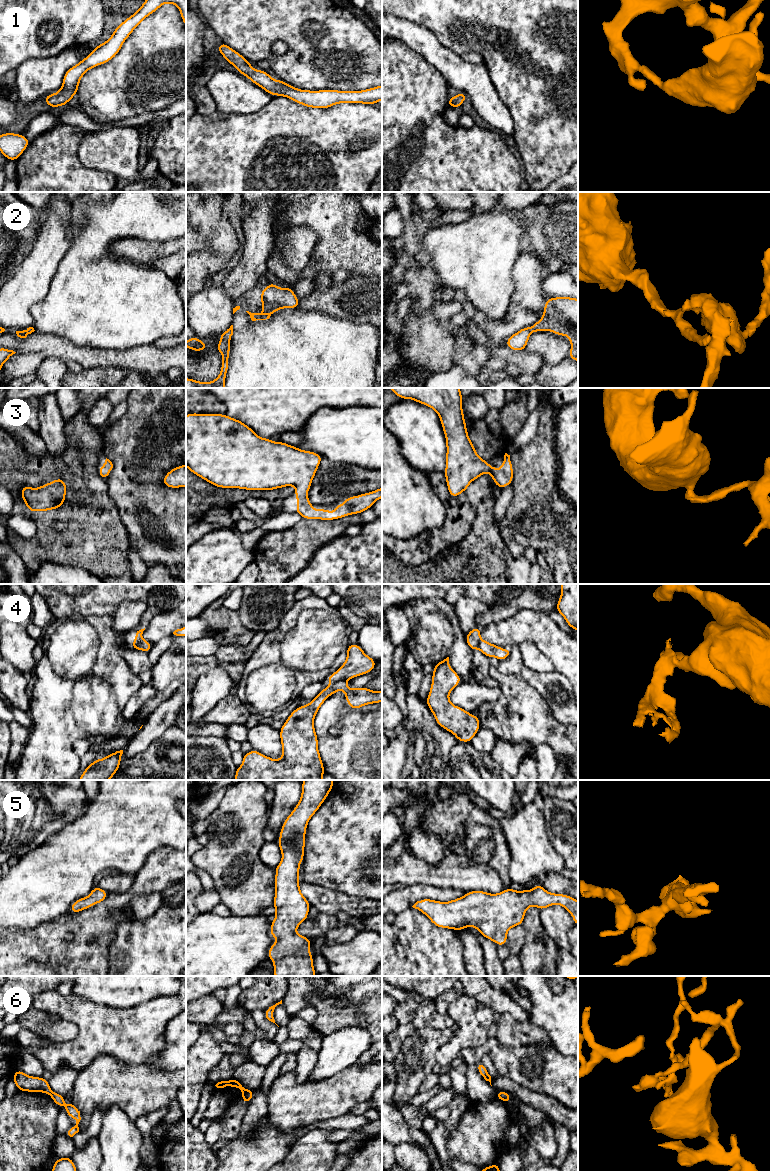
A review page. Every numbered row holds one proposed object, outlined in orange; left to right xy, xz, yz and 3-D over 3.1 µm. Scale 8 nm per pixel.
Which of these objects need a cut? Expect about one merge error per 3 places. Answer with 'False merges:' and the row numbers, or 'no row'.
False merges: 2, 4, 6

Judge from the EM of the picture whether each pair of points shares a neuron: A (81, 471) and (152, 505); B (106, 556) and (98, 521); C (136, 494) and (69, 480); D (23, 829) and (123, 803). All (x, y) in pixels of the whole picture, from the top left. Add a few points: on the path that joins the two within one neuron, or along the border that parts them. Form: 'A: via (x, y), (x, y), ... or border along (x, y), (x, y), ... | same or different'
A: border along (105, 480), (108, 486), (108, 495), (116, 505) | different
B: via (106, 547), (105, 530) | same
C: border along (105, 480), (108, 486), (108, 495), (118, 509) | different
D: border along (89, 803), (79, 816), (61, 827) | different

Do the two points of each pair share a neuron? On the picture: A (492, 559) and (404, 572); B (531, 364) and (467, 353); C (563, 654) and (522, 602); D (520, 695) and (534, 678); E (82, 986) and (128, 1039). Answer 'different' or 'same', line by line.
A: same
B: different
C: different
D: different
E: different

